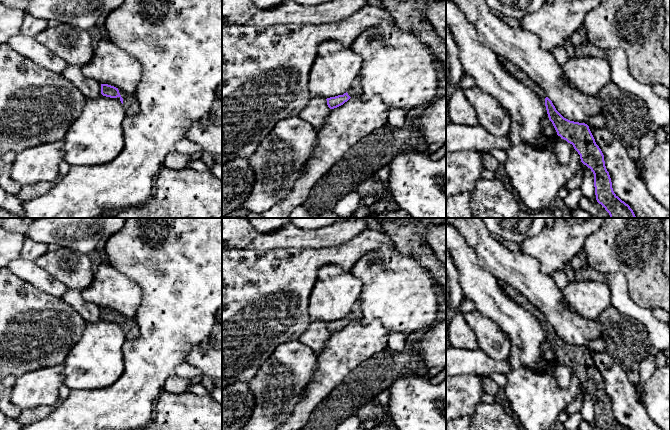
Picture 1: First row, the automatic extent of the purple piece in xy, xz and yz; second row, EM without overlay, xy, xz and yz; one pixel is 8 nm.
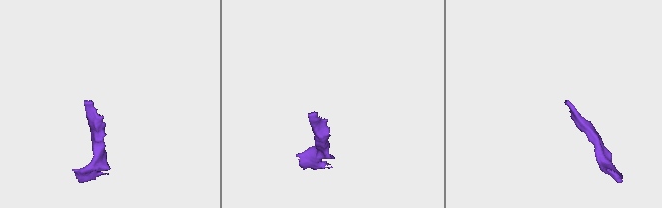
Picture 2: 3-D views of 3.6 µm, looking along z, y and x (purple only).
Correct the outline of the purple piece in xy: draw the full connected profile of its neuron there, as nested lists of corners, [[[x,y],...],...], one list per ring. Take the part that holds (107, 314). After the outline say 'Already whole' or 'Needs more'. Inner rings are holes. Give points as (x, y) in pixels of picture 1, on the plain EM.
[[[101,308],[101,318],[110,322],[119,321],[121,327],[124,329],[124,334],[127,340],[131,340],[139,336],[139,329],[134,316],[130,318],[124,317],[121,319],[118,312],[108,308]]]. Needs more

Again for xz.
[[[359,300],[353,305],[351,312],[343,319],[327,322],[327,329],[330,333],[337,332],[347,326],[351,321],[360,322],[362,319],[362,312],[360,309]]]. Needs more

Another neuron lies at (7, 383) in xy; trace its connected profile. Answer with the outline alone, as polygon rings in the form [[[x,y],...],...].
[[[9,375],[0,380],[0,410],[12,419],[18,419],[21,409],[11,401],[12,390],[16,377]]]

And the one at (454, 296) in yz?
[[[446,250],[446,335],[449,324],[458,312],[463,299],[456,264],[450,252]]]

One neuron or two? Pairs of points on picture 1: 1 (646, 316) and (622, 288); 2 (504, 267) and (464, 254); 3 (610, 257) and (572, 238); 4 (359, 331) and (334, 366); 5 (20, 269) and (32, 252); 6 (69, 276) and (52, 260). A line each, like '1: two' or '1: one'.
1: one
2: two
3: two
4: one
5: two
6: one

